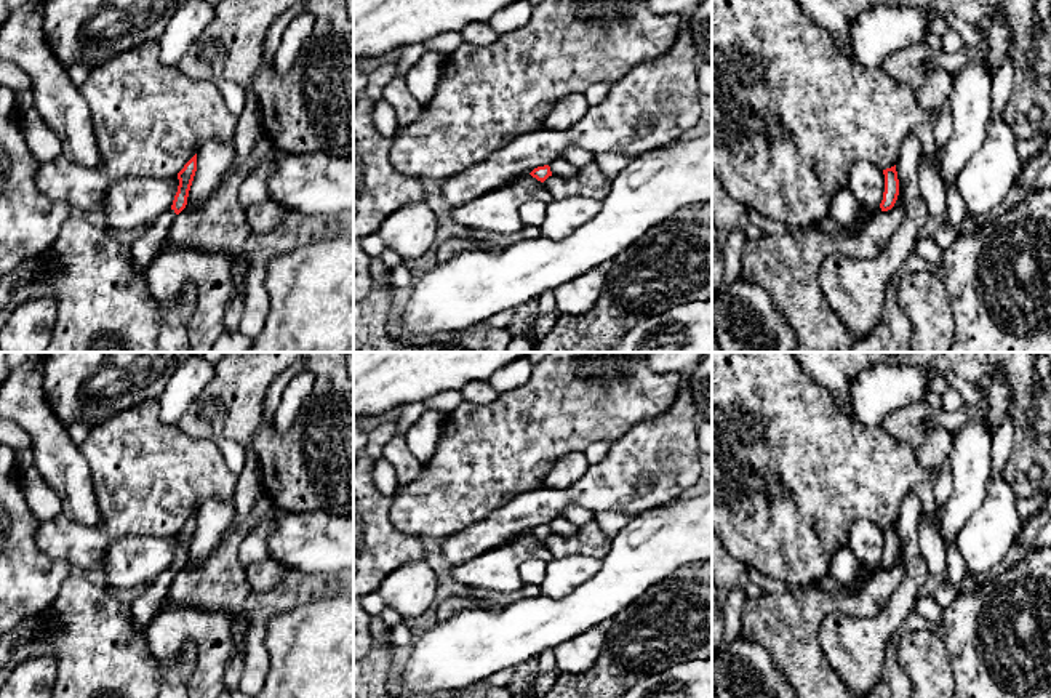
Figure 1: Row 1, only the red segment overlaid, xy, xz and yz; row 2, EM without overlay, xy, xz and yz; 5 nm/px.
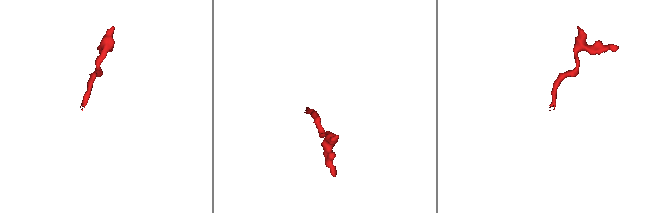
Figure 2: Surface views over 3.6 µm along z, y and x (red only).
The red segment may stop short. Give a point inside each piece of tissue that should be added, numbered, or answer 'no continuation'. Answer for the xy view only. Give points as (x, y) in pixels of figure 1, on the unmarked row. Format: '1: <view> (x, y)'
1: xy (144, 607)

